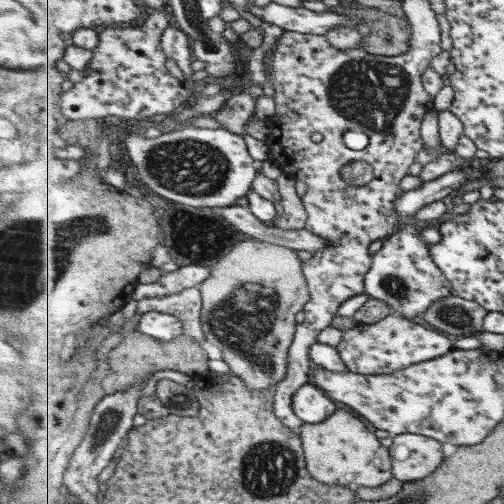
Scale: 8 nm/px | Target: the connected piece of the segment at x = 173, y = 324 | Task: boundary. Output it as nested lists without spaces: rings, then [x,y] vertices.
[[[148,311],[140,316],[137,330],[162,341],[172,341],[183,335],[181,319],[157,311]]]

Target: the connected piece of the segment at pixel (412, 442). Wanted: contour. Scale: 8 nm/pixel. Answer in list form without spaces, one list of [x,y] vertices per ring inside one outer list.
[[[405,433],[392,439],[393,475],[403,483],[423,480],[444,463],[445,452],[439,440],[419,433]]]

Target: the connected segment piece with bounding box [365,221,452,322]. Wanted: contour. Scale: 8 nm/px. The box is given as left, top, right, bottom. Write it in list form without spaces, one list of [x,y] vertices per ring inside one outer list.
[[[408,221],[390,235],[373,254],[373,264],[365,279],[365,293],[371,298],[387,303],[393,314],[417,322],[422,321],[421,316],[436,300],[452,295],[452,284],[433,260],[430,246],[421,237],[421,227],[419,223]]]

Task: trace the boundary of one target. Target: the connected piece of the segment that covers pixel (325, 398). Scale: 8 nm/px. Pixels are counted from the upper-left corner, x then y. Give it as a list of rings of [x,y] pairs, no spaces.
[[[312,382],[304,384],[293,395],[292,407],[305,423],[317,424],[329,418],[337,410],[337,403]]]

